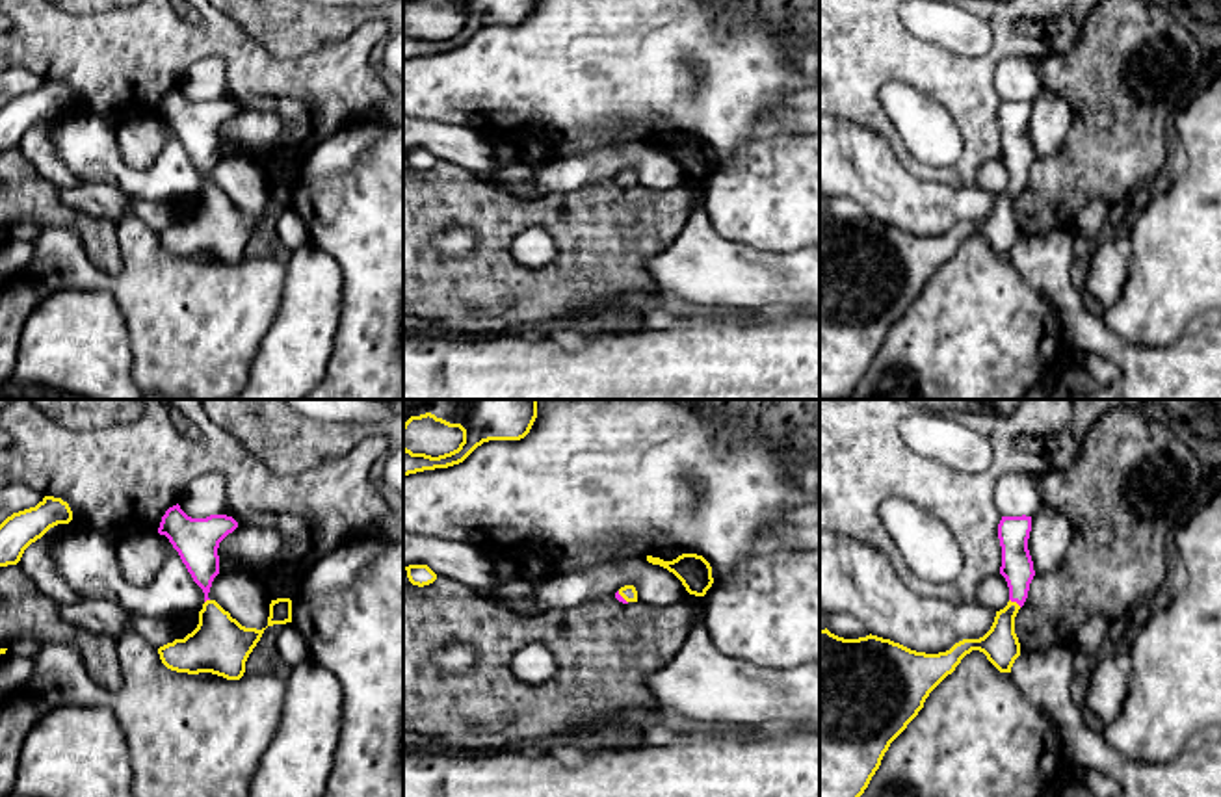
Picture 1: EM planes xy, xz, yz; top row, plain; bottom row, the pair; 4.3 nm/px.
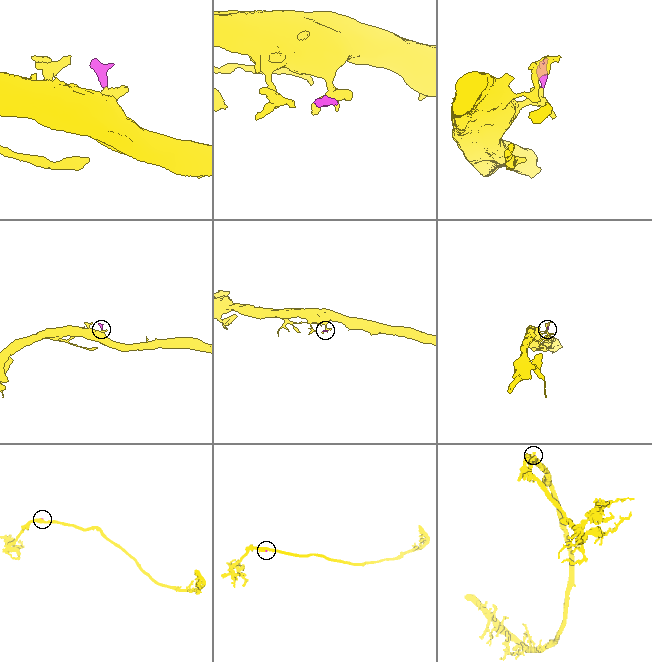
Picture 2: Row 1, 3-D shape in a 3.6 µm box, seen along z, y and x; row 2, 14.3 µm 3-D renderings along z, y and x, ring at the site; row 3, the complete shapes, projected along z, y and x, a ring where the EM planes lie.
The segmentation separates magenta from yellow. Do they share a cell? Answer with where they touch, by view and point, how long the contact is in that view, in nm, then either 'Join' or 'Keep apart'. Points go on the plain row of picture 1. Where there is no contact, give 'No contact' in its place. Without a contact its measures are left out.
Touches magenta at yz (1015, 184). Shared border 70 nm. Join

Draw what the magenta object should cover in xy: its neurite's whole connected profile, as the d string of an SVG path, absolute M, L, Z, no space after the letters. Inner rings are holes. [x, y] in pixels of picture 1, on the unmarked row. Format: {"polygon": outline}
{"polygon": "M178 87L162 100L158 117L169 123L193 165L204 176L197 212L184 223L158 232L162 247L171 255L212 256L227 264L240 264L249 238L266 214L242 210L216 184L208 182L212 165L219 158L219 126L236 111L238 106L232 100L191 102Z"}

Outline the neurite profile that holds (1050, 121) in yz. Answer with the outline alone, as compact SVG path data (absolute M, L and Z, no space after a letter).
M1043 89L1031 98L1028 134L1035 158L1056 154L1063 147L1072 123L1074 111L1063 97Z

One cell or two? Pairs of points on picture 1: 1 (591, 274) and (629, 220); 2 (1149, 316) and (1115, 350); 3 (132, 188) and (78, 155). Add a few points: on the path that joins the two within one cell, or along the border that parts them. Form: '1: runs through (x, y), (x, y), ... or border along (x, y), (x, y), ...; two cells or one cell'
1: runs through (601, 261), (603, 246), (616, 233); one cell
2: border along (1101, 318), (1115, 335), (1127, 340), (1168, 346); two cells
3: runs through (119, 175), (91, 155); one cell

